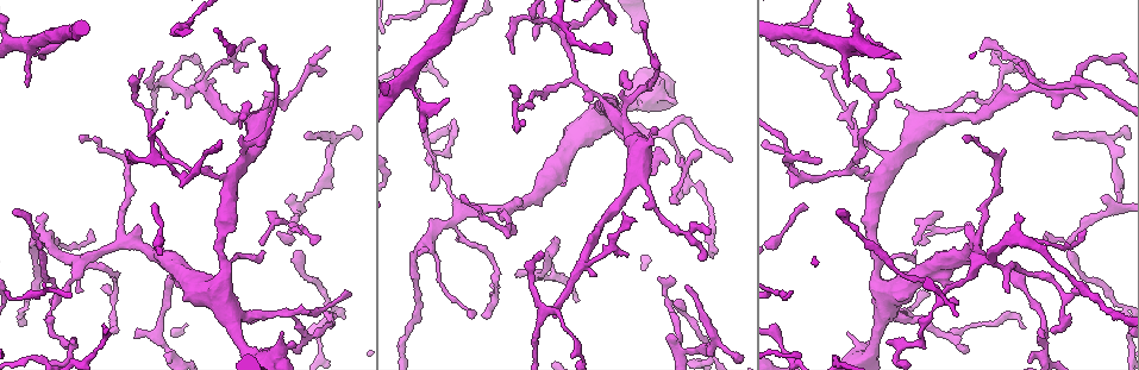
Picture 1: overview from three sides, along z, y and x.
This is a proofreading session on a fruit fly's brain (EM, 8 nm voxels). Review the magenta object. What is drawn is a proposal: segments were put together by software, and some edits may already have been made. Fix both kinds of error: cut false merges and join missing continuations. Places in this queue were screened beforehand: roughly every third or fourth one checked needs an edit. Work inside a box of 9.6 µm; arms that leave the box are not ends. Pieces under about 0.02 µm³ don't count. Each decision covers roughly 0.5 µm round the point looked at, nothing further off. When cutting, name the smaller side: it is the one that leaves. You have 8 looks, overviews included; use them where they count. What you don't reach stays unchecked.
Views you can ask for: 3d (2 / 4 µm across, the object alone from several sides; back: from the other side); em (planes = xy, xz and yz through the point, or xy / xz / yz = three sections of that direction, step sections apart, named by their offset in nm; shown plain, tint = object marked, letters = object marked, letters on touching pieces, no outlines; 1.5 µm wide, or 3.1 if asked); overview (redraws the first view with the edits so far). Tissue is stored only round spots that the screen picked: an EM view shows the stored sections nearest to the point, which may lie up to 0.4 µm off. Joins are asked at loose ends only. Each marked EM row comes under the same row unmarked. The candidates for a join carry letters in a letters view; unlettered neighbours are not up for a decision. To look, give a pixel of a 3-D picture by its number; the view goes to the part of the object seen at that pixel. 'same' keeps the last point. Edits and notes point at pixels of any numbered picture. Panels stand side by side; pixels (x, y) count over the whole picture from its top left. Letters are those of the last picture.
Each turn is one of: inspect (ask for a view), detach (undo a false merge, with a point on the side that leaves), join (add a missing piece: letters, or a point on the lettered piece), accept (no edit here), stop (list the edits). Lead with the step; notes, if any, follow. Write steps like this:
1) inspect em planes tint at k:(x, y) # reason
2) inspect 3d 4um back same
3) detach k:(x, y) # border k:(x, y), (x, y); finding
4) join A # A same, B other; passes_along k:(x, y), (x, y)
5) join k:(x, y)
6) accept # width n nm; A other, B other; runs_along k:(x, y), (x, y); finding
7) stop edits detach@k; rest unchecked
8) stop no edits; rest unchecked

inspect em planes tint at 1:(297, 345) # free end

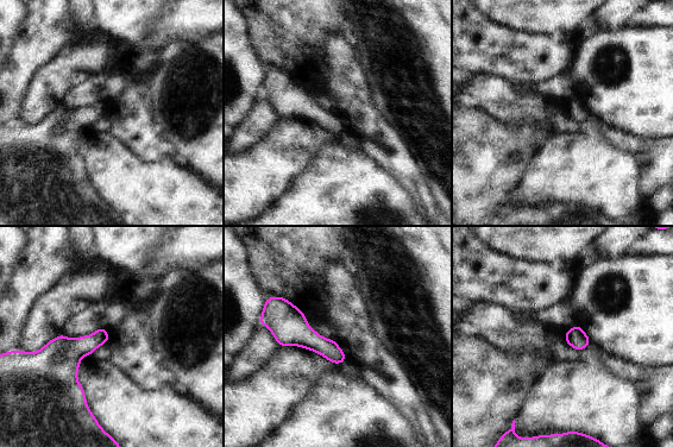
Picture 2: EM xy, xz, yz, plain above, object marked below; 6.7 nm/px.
inspect em planes letters same # what lies round it

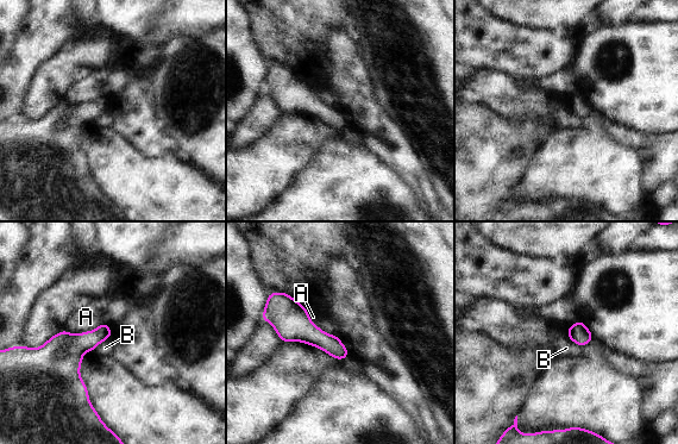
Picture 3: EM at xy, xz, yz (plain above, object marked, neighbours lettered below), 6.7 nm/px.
accept # A other, B other; border 3:(318, 327), (337, 336); none of them fits

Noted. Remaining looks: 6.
inspect em planes letters at 1:(27, 84) # an open end

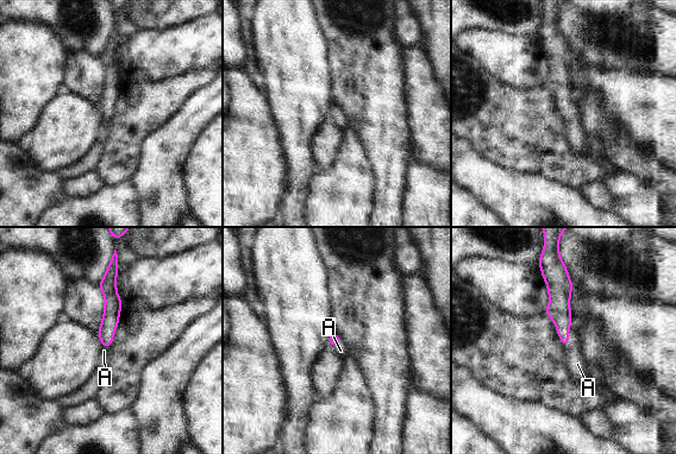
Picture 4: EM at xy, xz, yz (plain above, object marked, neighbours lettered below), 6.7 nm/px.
join A # A same; passes_along 4:(558, 309), (568, 336), (577, 364); the cell continues

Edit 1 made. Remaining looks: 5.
inspect em xz step 8 tint at 1:(514, 54) # branch stops here

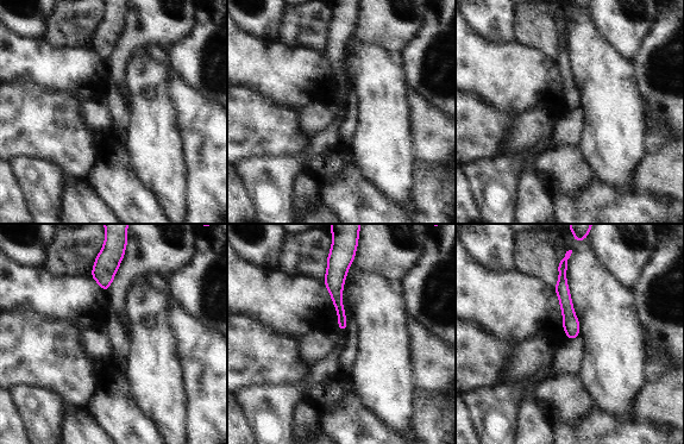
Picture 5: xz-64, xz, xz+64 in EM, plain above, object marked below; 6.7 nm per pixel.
inspect em planes letters same # cut it another way

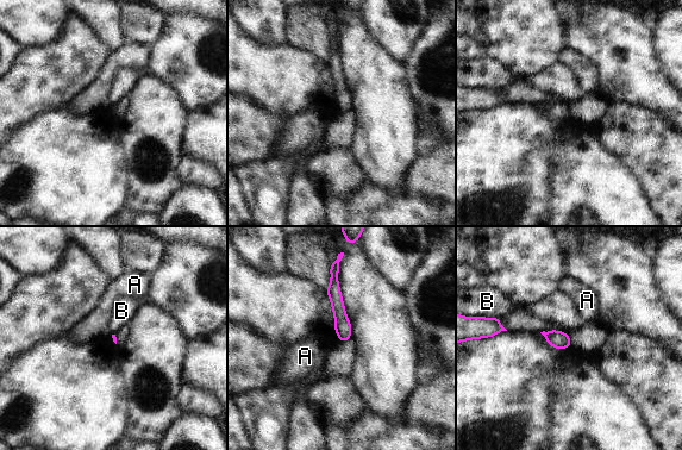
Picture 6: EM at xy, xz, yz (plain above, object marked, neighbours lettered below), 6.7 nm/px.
accept # A other, B other; runs_along 6:(333, 272), (343, 338); none of them fits

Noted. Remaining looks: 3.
stop edits join@4; rest unchecked

